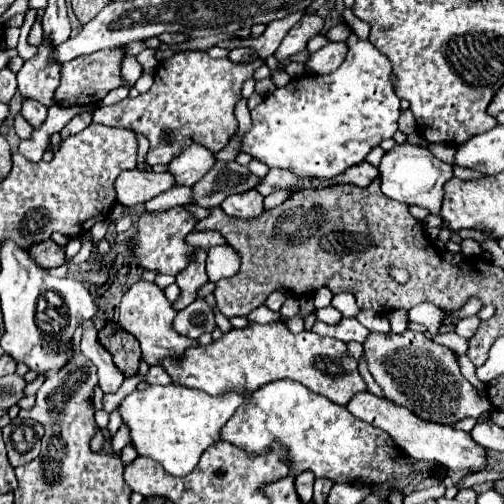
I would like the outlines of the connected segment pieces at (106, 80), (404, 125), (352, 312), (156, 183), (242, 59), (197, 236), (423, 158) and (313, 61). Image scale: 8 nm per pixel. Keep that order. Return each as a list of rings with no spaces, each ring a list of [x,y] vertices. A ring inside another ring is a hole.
[[[107,48],[99,50],[97,54],[79,56],[71,62],[65,62],[61,66],[61,84],[55,92],[55,100],[61,106],[93,106],[99,104],[113,88],[125,86],[125,80],[121,78],[121,60],[125,56],[125,50],[119,48]]]
[[[405,110],[405,112],[401,112],[401,116],[399,116],[399,130],[403,132],[403,134],[411,134],[411,132],[415,132],[415,118],[413,118],[413,114],[411,114],[411,110]]]
[[[341,292],[341,294],[335,294],[333,300],[331,300],[331,306],[337,308],[345,318],[355,318],[359,308],[355,304],[355,296],[351,292]]]
[[[127,170],[119,174],[119,180],[115,180],[115,192],[117,200],[123,206],[135,206],[145,204],[157,194],[169,190],[173,186],[173,176],[169,172],[155,174],[151,170]]]
[[[235,48],[229,52],[228,57],[234,63],[248,63],[256,60],[258,55],[250,48]]]
[[[193,230],[189,236],[187,236],[187,242],[197,248],[213,248],[213,246],[221,246],[221,244],[227,244],[227,240],[219,234],[219,232],[213,232],[213,230]]]
[[[407,142],[401,146],[393,146],[389,152],[385,152],[385,156],[381,158],[381,164],[379,164],[379,172],[381,172],[381,176],[379,176],[381,190],[385,196],[389,196],[391,200],[403,202],[403,204],[423,206],[431,214],[440,213],[443,186],[447,180],[453,178],[451,164],[437,160],[429,150],[411,146]]]
[[[329,42],[321,50],[311,52],[305,68],[313,74],[331,74],[335,66],[339,66],[345,58],[345,44],[343,42]]]

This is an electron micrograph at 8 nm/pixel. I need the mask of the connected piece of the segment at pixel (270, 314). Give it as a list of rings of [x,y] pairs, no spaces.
[[[259,306],[259,308],[255,308],[253,312],[249,312],[247,320],[249,320],[249,322],[259,322],[259,324],[271,324],[271,322],[281,322],[283,316],[281,316],[279,312],[269,310],[267,306]]]

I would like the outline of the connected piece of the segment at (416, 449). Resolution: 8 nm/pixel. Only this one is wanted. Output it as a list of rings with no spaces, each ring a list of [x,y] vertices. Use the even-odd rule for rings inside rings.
[[[361,392],[361,394],[353,396],[353,400],[347,404],[347,410],[355,418],[365,420],[365,422],[385,430],[397,442],[397,446],[403,452],[407,452],[407,456],[411,456],[413,460],[425,460],[425,462],[435,460],[435,462],[443,464],[445,468],[469,470],[469,472],[481,472],[487,468],[487,450],[481,450],[481,446],[475,444],[475,440],[467,432],[457,430],[447,424],[425,422],[425,420],[417,418],[413,412],[409,412],[407,408],[395,406],[387,398],[377,398],[371,392]]]

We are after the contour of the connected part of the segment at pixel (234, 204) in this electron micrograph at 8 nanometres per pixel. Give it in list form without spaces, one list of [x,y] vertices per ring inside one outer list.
[[[247,190],[241,194],[227,196],[221,204],[221,210],[235,218],[257,218],[263,212],[263,196],[257,190]]]

